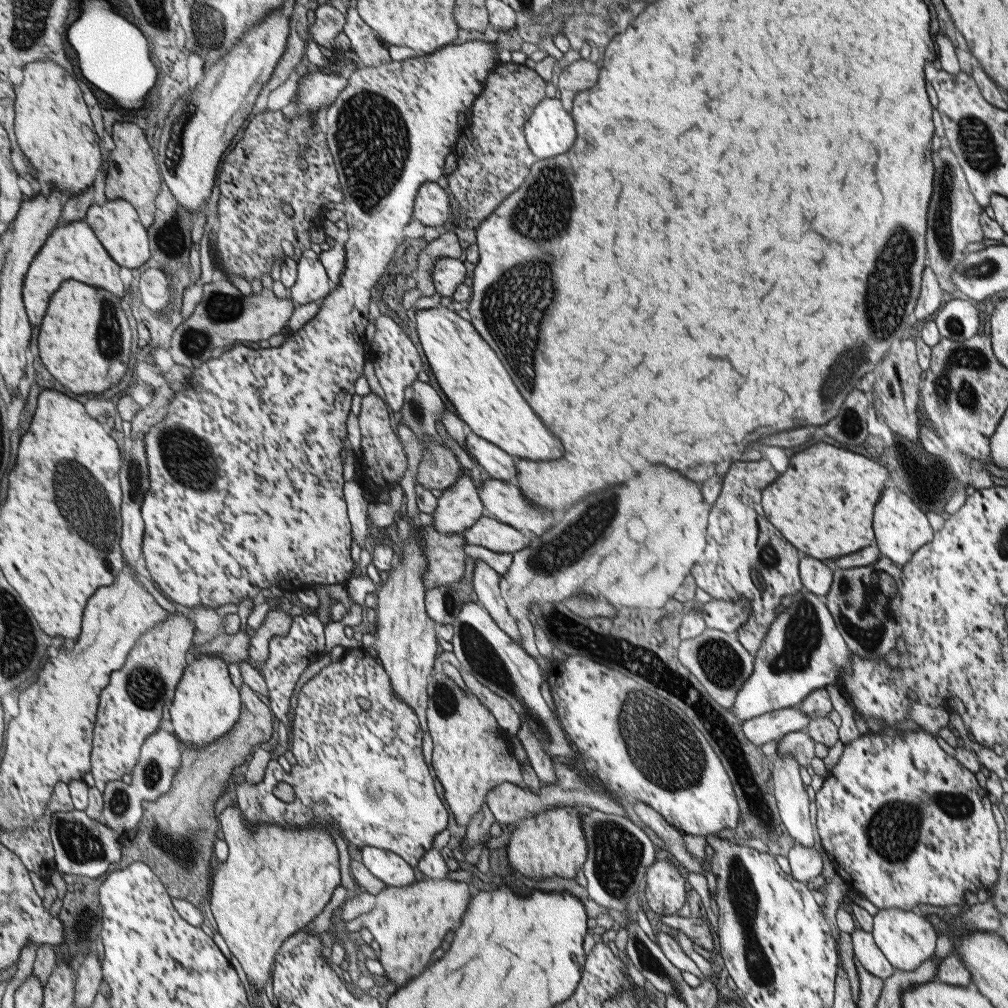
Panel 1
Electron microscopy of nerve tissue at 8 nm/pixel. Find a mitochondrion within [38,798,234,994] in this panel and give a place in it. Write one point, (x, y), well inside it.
(79, 844)

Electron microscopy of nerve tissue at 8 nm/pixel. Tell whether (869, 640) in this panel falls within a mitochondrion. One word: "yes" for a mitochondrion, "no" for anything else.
yes

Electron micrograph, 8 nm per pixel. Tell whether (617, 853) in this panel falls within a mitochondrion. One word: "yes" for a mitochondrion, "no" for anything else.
yes

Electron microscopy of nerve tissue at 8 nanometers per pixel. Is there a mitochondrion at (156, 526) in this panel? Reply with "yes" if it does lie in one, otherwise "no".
no

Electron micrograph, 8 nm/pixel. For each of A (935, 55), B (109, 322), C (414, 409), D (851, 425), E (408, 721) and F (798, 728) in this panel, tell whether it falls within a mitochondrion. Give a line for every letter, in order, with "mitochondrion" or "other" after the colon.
A: other
B: mitochondrion
C: mitochondrion
D: mitochondrion
E: other
F: other

